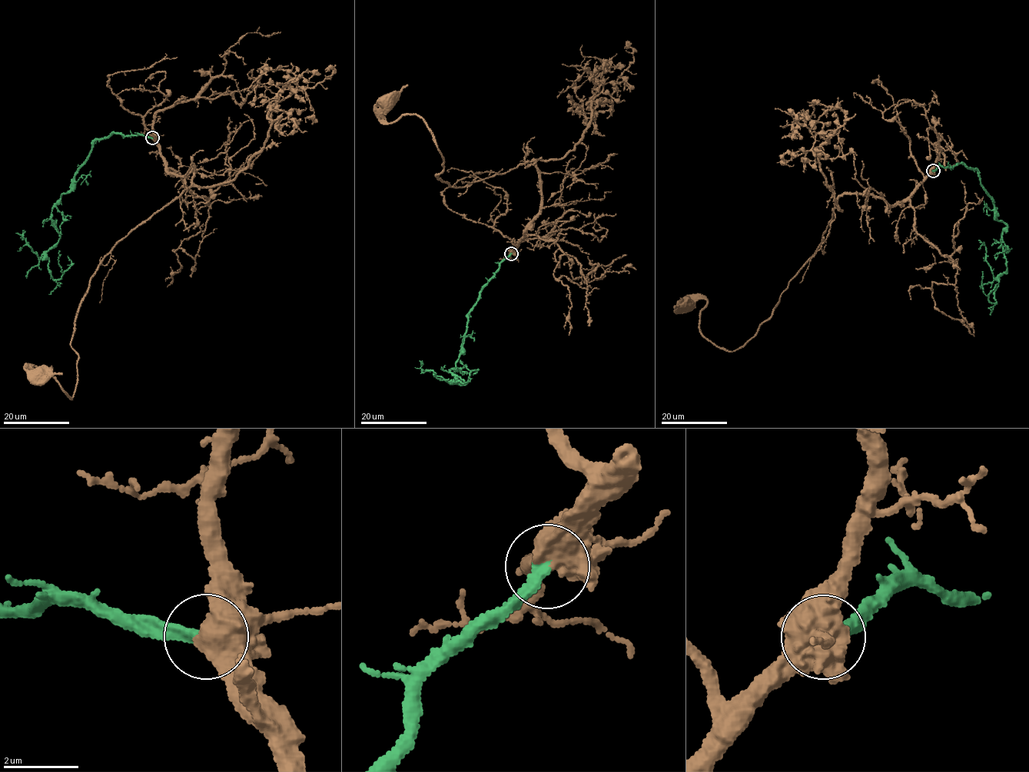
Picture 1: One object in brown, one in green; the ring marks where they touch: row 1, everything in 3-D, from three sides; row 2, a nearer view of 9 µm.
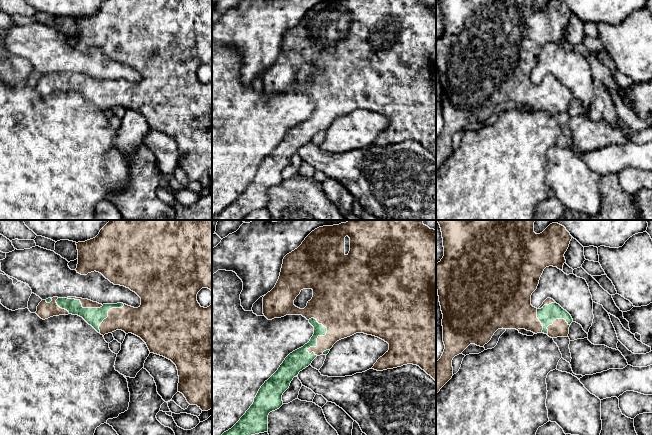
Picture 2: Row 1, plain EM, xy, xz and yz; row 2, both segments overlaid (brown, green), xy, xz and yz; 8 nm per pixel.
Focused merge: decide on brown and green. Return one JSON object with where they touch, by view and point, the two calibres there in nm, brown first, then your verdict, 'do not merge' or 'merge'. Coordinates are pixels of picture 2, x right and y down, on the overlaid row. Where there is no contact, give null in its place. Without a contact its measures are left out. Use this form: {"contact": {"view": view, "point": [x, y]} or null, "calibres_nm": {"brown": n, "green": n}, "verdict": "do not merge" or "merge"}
{"contact": {"view": "xz", "point": [318, 337]}, "calibres_nm": {"brown": 320, "green": 160}, "verdict": "merge"}

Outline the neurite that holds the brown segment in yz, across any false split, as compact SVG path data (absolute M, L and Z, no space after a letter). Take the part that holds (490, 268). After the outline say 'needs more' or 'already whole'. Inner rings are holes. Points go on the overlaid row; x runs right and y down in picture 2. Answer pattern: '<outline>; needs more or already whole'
M437 220L443 238L444 256L440 262L436 263L436 288L438 290L439 302L443 314L443 342L445 345L441 358L436 362L436 395L440 389L452 378L453 367L452 360L455 356L461 354L470 344L483 347L487 344L498 329L525 329L534 334L544 333L551 338L567 337L569 327L573 322L571 315L564 310L553 299L547 298L537 309L531 305L531 295L537 289L540 277L546 267L553 266L563 271L563 265L566 263L564 254L567 251L572 236L566 228L558 223L550 224L542 233L534 232L535 220Z; needs more

